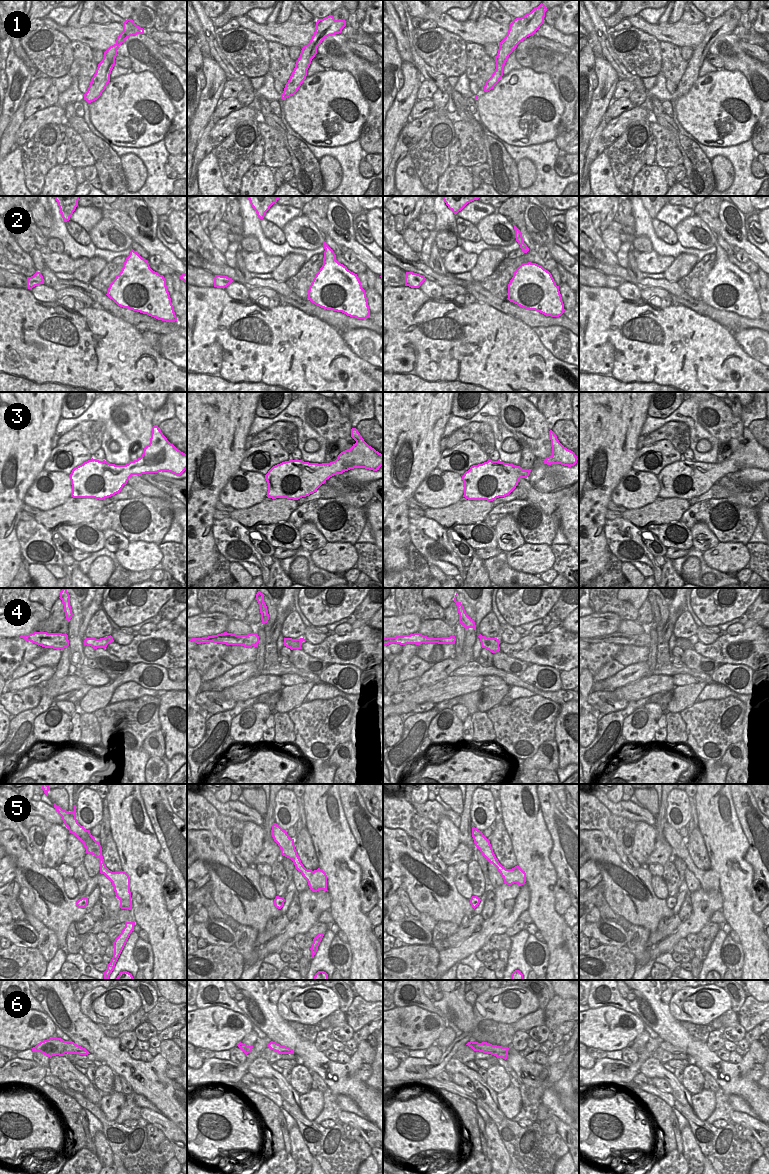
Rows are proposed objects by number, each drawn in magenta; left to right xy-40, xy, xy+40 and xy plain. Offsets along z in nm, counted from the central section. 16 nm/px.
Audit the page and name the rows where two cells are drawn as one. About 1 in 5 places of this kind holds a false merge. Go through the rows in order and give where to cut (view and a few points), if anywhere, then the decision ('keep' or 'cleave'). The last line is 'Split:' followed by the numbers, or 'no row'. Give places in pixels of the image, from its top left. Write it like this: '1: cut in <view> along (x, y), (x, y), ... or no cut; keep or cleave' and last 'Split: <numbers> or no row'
1: no cut; keep
2: cut in xy+40 along (520, 246), (527, 248); cleave
3: no cut; keep
4: cut in xy along (287, 638), (284, 645); cleave
5: no cut; keep
6: no cut; keep
Split: 2, 4

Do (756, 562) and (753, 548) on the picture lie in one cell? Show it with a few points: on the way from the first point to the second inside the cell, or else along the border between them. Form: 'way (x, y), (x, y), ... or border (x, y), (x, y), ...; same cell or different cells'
way (756, 559), (756, 551); same cell

